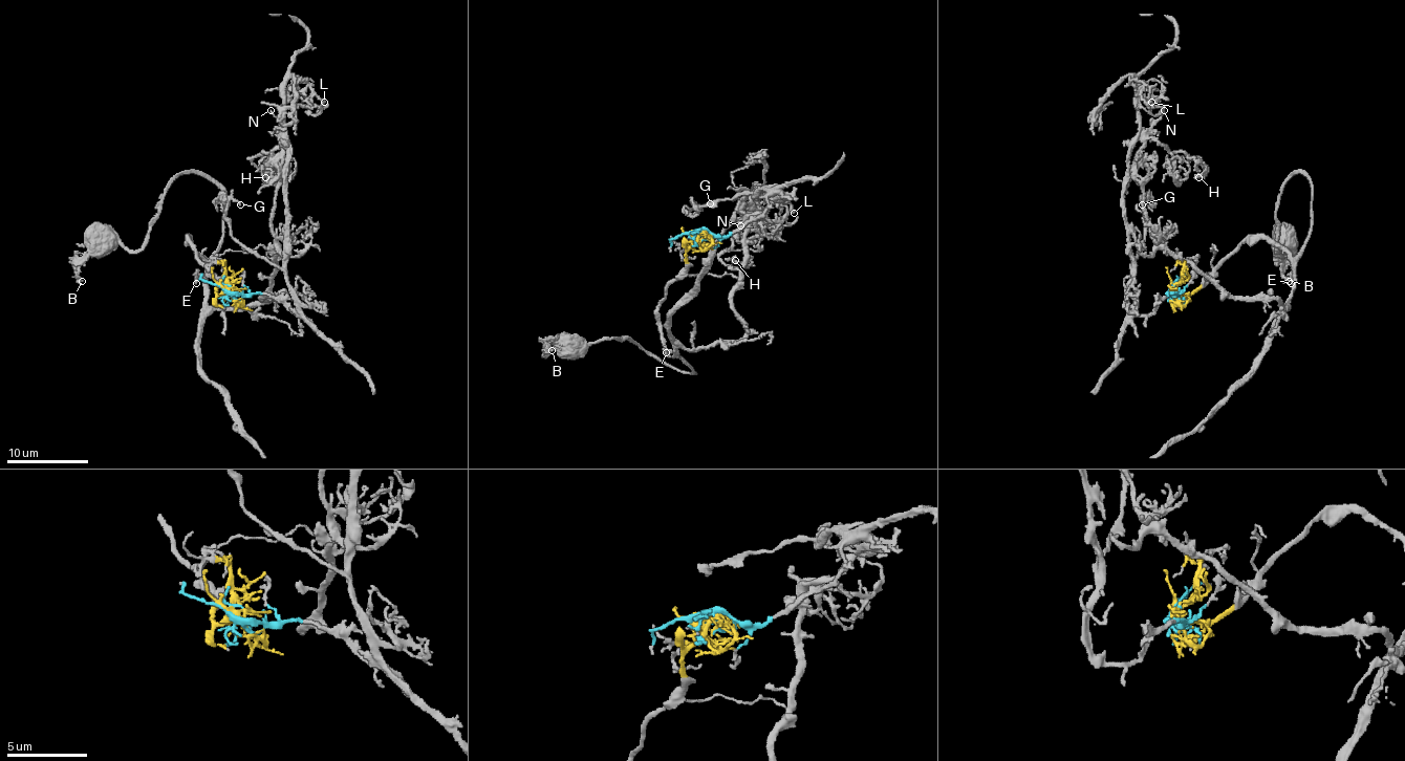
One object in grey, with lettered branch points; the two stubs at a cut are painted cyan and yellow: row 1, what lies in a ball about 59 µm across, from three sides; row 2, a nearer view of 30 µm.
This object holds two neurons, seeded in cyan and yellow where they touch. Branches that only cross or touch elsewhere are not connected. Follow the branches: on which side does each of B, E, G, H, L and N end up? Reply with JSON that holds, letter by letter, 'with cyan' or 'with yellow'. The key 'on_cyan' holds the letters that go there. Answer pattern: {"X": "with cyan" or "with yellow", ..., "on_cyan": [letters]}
{"B": "with yellow", "E": "with yellow", "G": "with cyan", "H": "with cyan", "L": "with cyan", "N": "with cyan", "on_cyan": ["G", "H", "L", "N"]}

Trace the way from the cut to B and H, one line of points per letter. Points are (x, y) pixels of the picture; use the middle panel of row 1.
B: (695, 232), (686, 268), (656, 305), (663, 344), (693, 374), (651, 356), (630, 338), (548, 344), (553, 350)
H: (695, 232), (738, 232), (765, 211), (763, 189), (740, 232), (749, 260), (734, 260)

